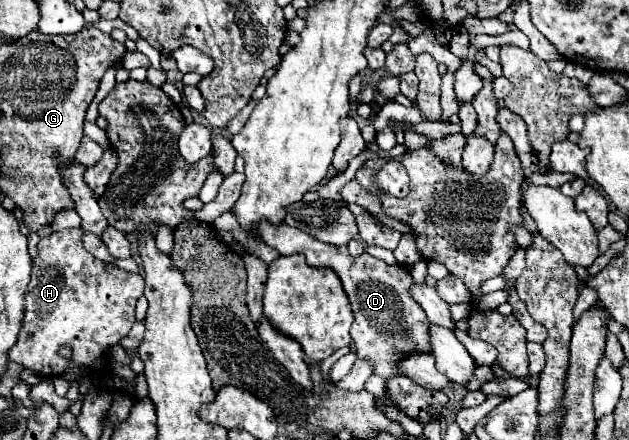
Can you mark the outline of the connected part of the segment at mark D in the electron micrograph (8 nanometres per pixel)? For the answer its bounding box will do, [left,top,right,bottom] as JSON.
[255,222,431,378]

